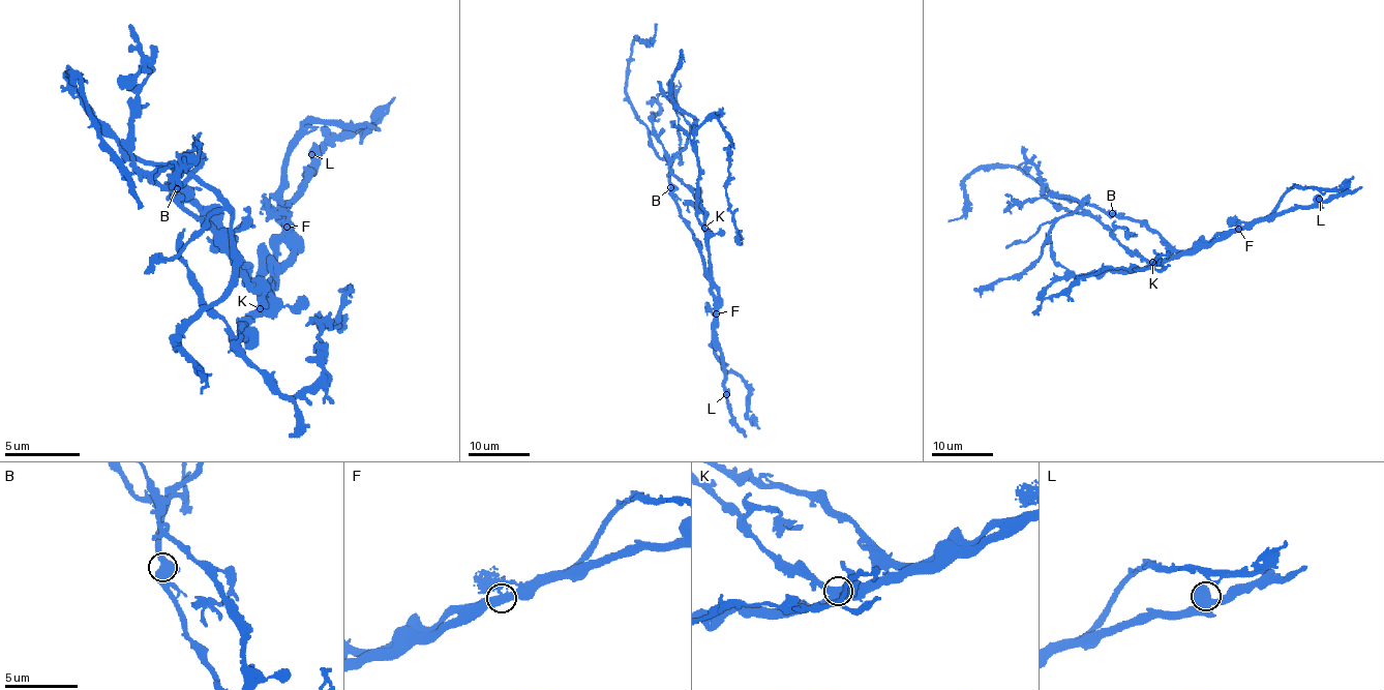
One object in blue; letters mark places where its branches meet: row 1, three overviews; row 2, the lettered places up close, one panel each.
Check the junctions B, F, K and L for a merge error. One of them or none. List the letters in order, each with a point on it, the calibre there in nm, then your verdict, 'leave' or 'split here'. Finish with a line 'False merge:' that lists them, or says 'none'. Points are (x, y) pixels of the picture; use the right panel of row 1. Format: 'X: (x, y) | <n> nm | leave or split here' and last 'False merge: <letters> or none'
B: (1112, 213) | 480 nm | leave
F: (1238, 229) | 480 nm | split here
K: (1152, 262) | 460 nm | leave
L: (1319, 199) | 500 nm | leave
False merge: F

